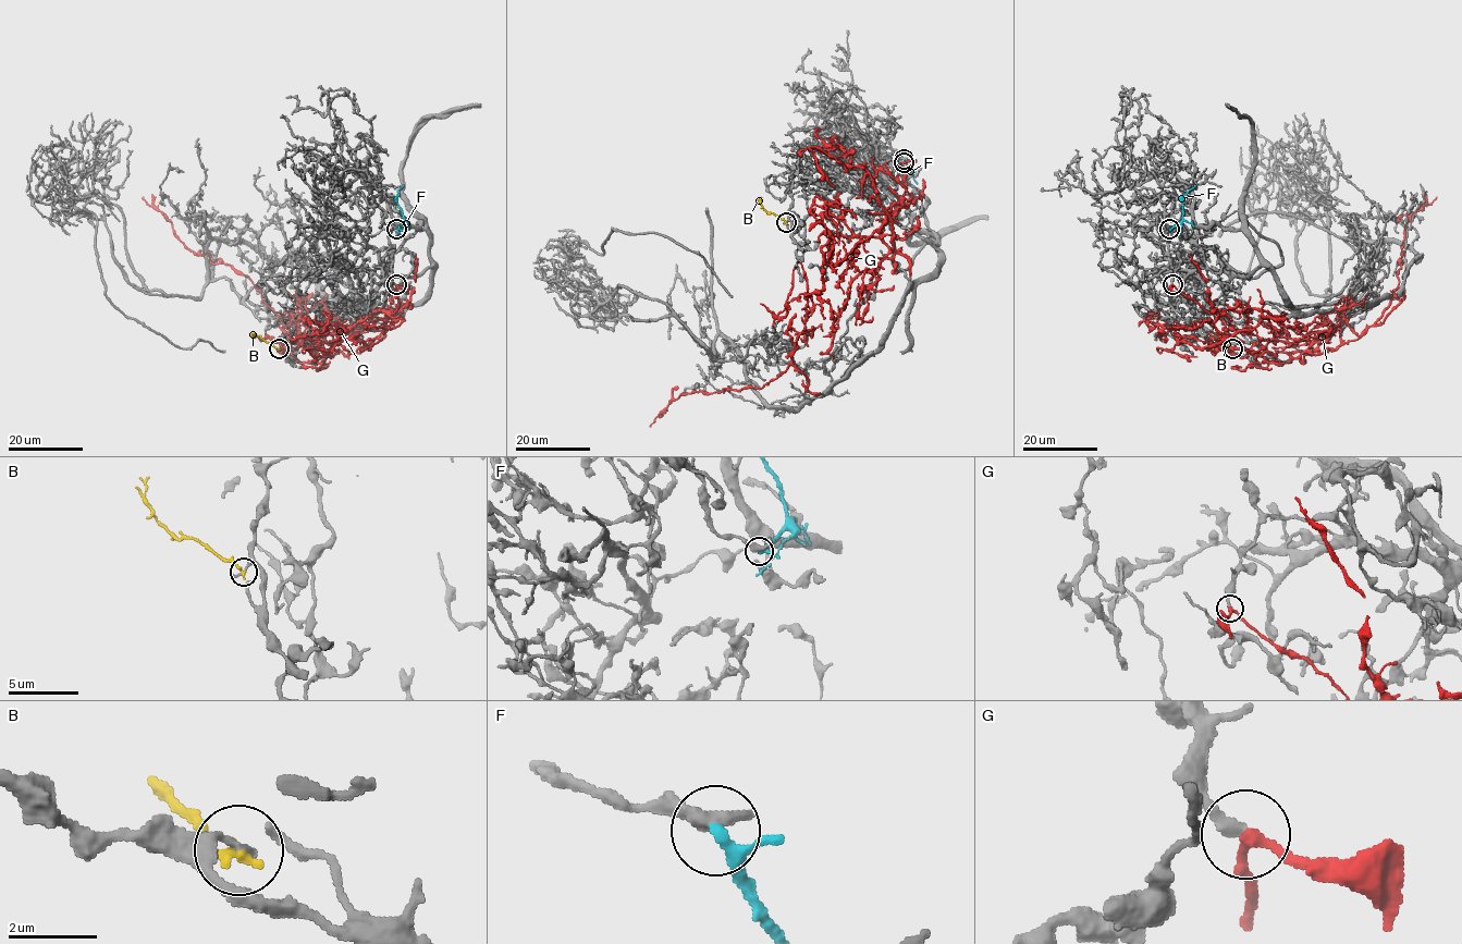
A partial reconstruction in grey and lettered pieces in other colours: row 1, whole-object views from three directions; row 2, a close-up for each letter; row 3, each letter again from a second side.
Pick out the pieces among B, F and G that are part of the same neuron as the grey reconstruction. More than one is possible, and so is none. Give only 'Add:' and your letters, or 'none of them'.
Add: G

